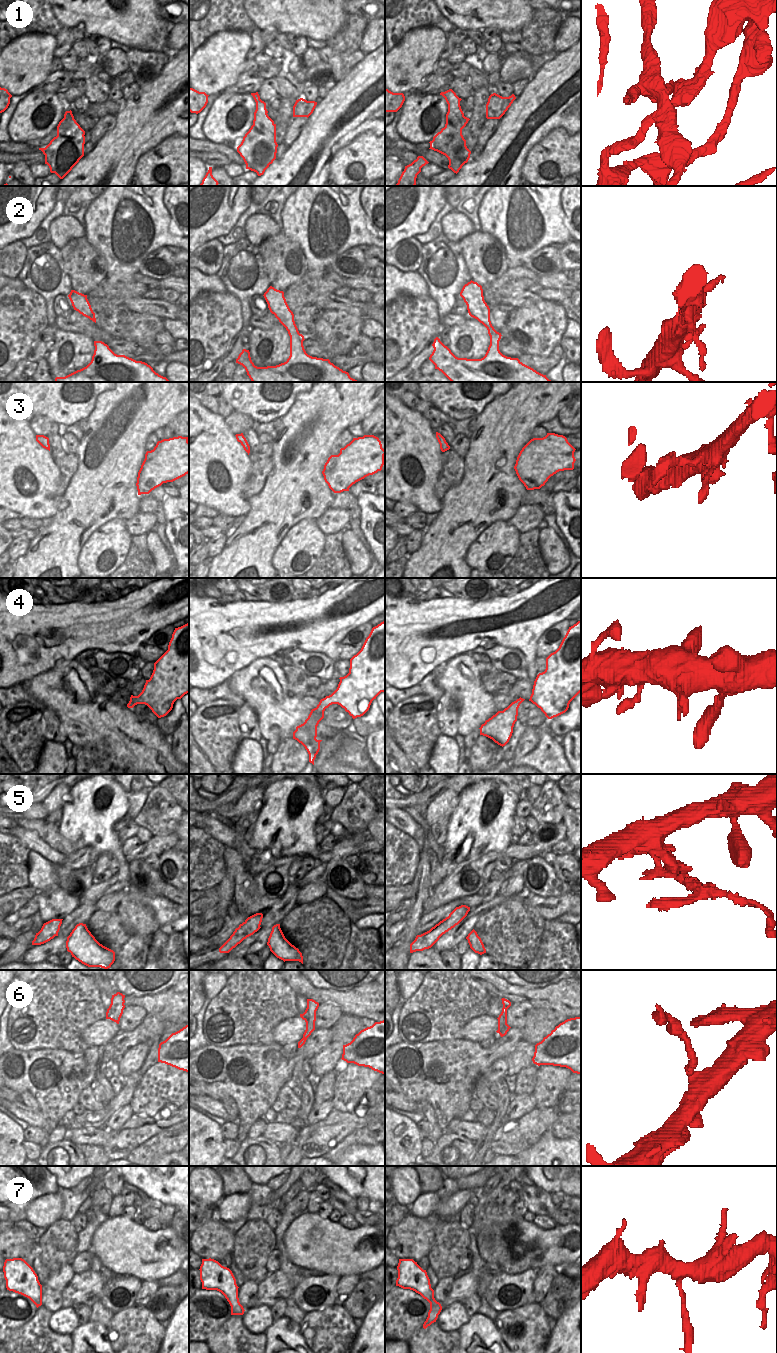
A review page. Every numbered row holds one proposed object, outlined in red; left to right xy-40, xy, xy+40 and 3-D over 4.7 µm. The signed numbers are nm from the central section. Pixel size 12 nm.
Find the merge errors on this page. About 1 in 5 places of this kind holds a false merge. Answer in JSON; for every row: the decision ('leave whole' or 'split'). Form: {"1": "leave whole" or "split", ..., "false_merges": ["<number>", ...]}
{"1": "split", "2": "leave whole", "3": "leave whole", "4": "leave whole", "5": "split", "6": "split", "7": "leave whole", "false_merges": ["1", "5", "6"]}

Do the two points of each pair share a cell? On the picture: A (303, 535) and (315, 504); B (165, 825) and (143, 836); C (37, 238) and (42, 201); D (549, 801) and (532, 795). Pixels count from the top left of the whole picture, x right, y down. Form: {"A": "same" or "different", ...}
{"A": "different", "B": "different", "C": "different", "D": "different"}

